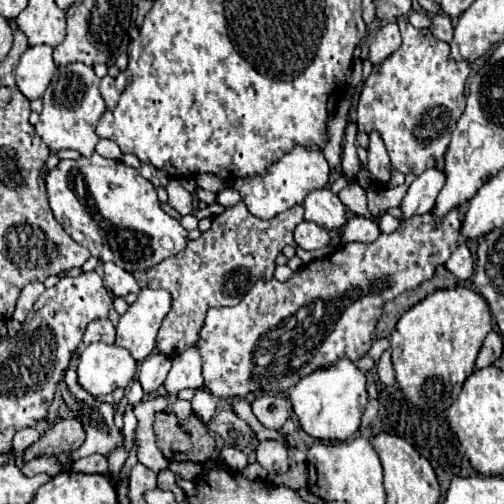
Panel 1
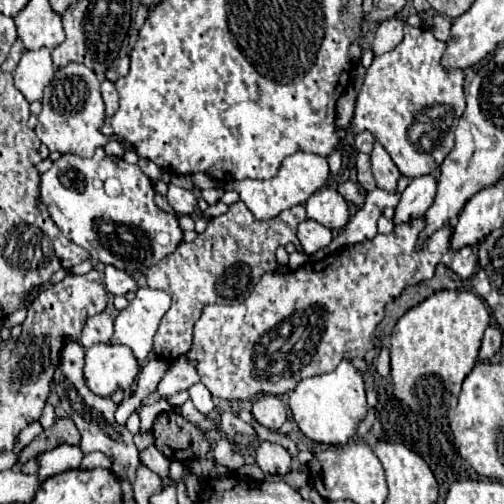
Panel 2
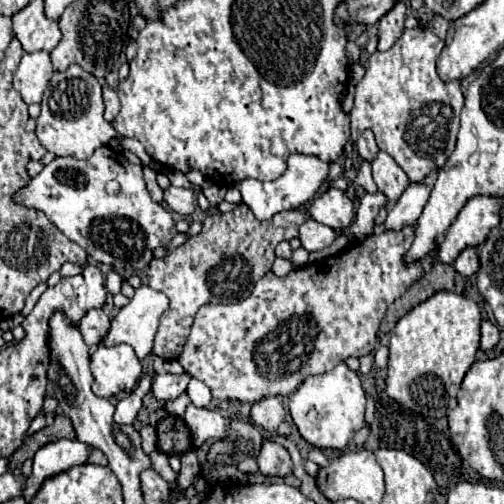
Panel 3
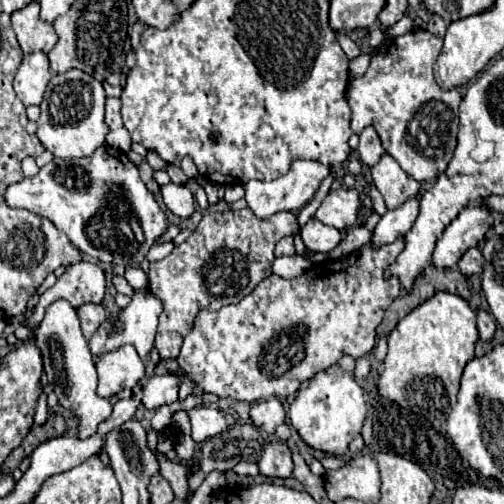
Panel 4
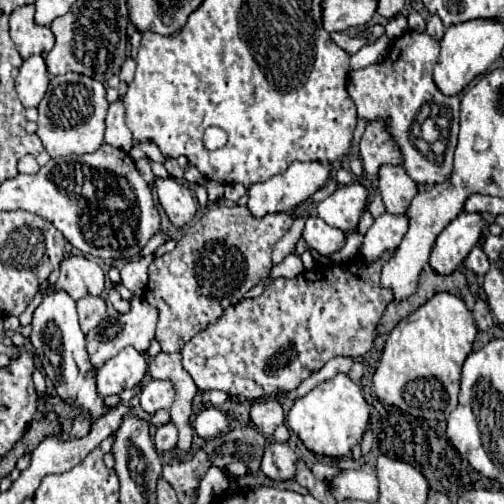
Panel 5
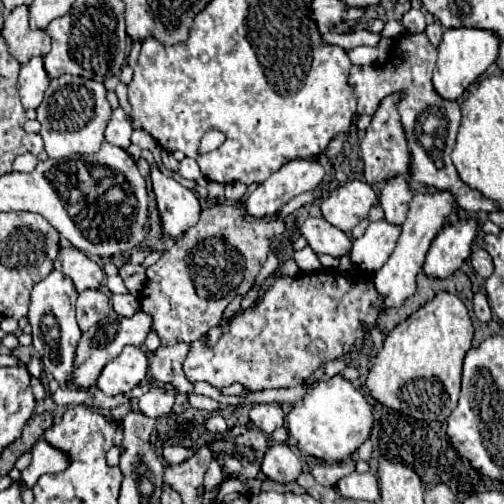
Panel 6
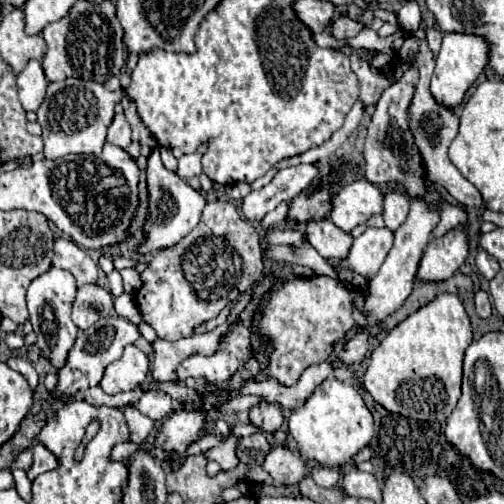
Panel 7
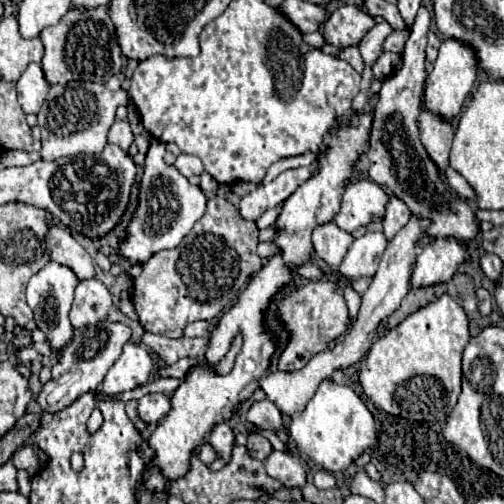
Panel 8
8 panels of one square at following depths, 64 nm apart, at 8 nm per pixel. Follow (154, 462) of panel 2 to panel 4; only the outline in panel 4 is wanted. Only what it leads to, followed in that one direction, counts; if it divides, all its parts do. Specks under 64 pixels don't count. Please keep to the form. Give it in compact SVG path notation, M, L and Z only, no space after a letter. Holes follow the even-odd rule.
M158 454L160 460L160 474L170 482L174 494L178 500L188 500L192 496L188 488L188 472L198 472L198 464L180 464L180 462L170 462L166 456Z

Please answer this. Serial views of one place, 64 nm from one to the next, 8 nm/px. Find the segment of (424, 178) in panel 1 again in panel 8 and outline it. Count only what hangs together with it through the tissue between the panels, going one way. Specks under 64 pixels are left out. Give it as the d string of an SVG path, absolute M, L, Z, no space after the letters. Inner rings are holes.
M368 232L366 236L354 240L340 264L340 270L338 270L340 276L346 280L374 276L386 246L388 246L388 240L382 232Z

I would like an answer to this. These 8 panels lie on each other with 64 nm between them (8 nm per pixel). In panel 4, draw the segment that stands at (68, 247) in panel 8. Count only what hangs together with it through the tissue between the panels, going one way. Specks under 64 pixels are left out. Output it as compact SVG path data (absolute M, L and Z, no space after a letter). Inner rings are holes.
M76 262L66 268L66 272L56 280L52 288L48 288L34 310L34 316L26 322L26 326L34 328L44 316L46 306L50 306L58 298L66 298L74 308L78 308L84 302L100 304L106 292L106 278L98 264L92 262Z

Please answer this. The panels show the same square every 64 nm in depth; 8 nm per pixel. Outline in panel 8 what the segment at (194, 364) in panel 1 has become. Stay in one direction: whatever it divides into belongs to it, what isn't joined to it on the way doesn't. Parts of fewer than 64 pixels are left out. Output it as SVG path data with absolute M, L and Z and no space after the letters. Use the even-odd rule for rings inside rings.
M146 394L138 400L138 416L146 424L158 424L170 410L170 398L166 394Z

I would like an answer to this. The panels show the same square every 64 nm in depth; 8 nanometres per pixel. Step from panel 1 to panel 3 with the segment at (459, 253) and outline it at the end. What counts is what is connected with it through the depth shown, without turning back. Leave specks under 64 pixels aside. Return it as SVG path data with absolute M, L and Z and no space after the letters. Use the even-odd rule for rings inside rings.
M466 248L464 252L460 252L460 256L454 260L452 264L456 268L456 272L460 272L462 276L474 276L480 270L480 260L478 260L478 252L474 248Z

